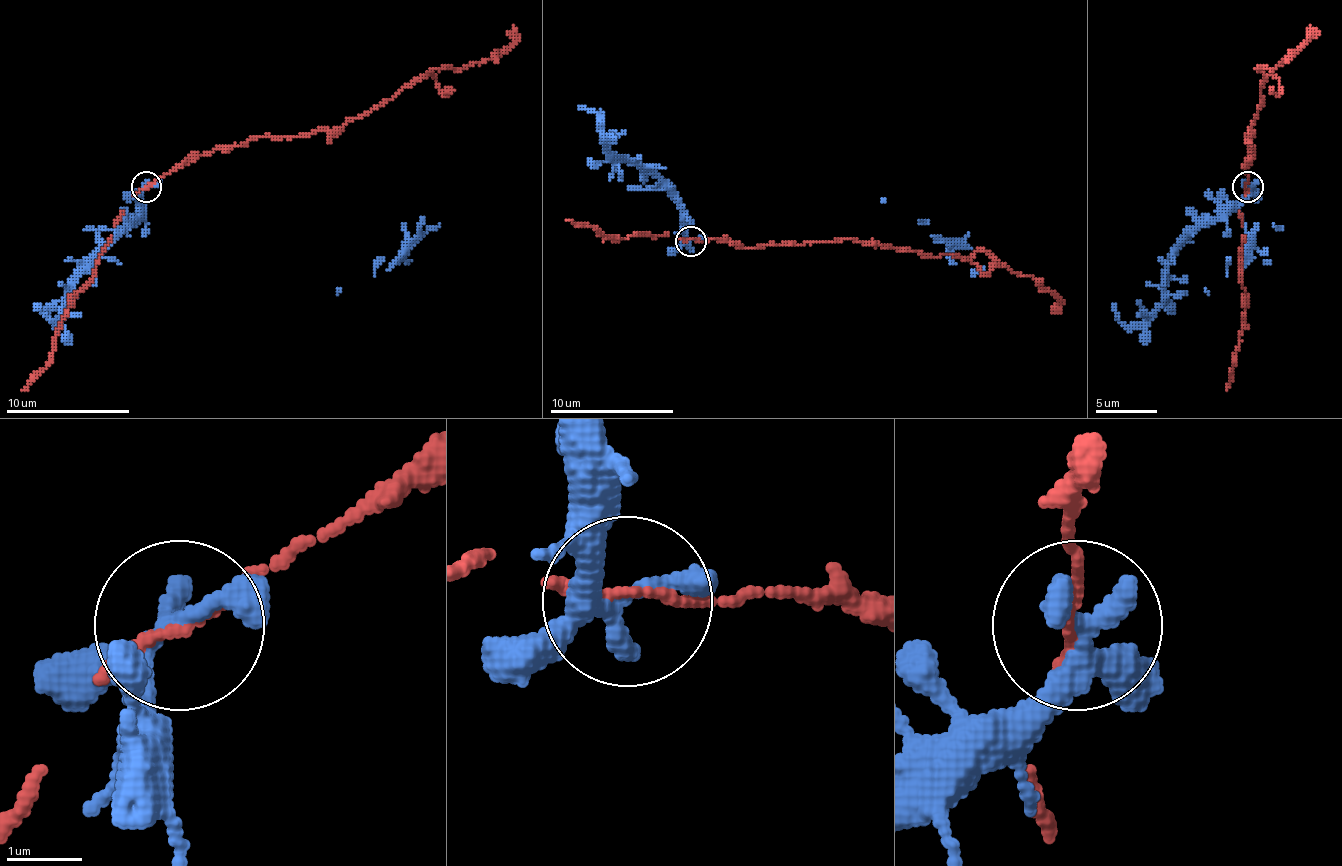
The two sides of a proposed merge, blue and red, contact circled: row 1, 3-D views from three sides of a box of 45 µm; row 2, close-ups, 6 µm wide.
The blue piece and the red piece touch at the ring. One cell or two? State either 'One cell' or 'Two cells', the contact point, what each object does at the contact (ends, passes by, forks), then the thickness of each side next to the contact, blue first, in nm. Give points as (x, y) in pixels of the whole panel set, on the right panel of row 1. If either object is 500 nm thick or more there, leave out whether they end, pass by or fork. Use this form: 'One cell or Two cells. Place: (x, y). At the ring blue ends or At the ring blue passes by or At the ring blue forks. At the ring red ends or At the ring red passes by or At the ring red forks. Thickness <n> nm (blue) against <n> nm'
Two cells. Place: (1247, 187). At the ring blue forks. At the ring red ends. Thickness 240 nm (blue) against 190 nm

